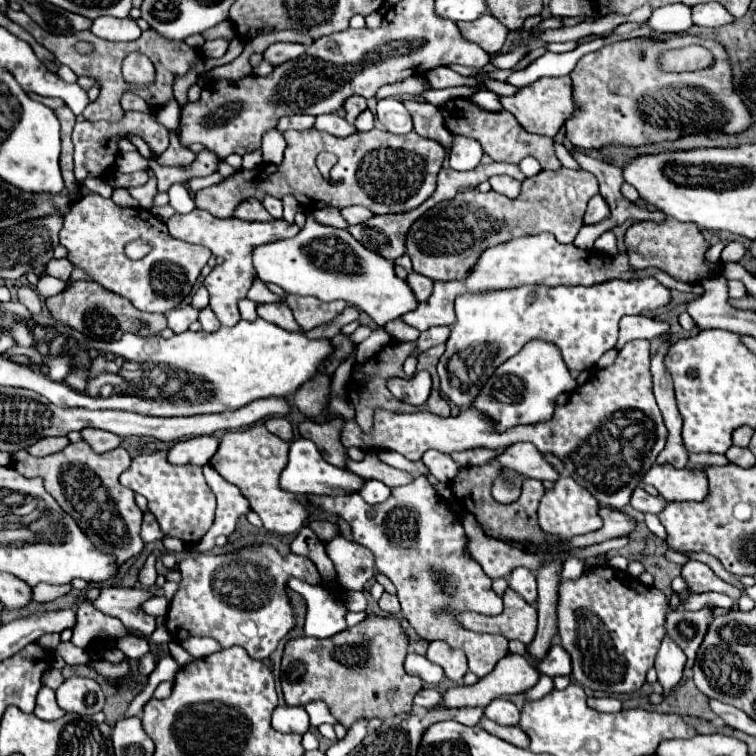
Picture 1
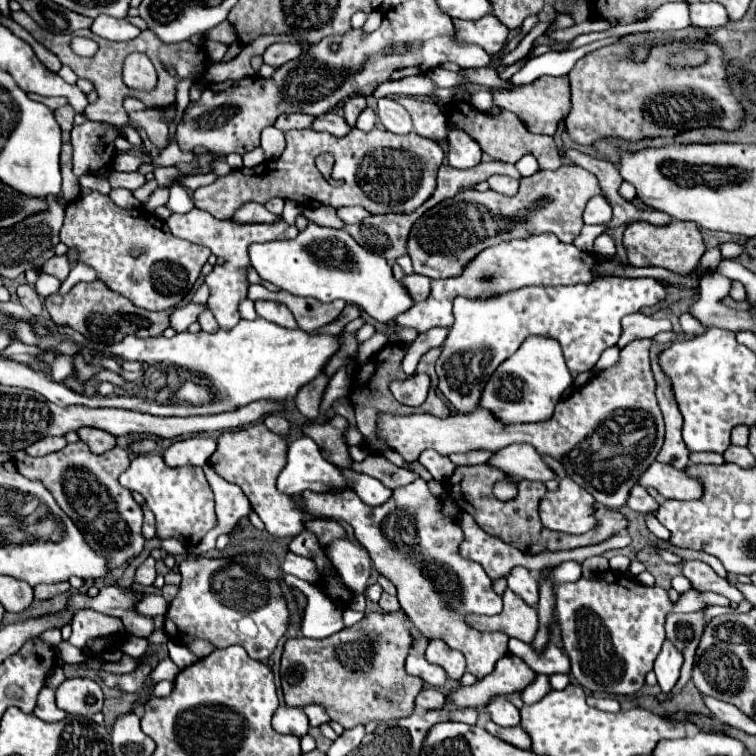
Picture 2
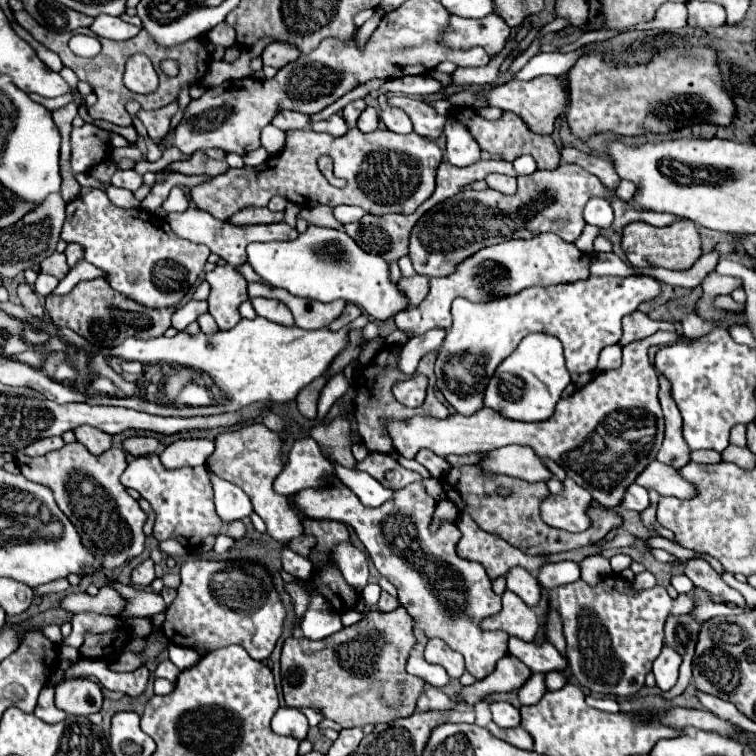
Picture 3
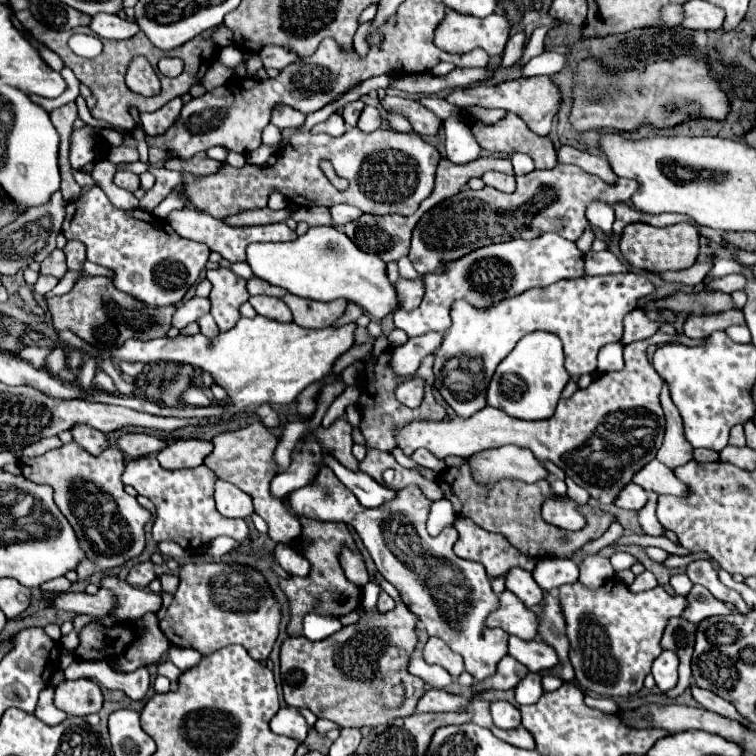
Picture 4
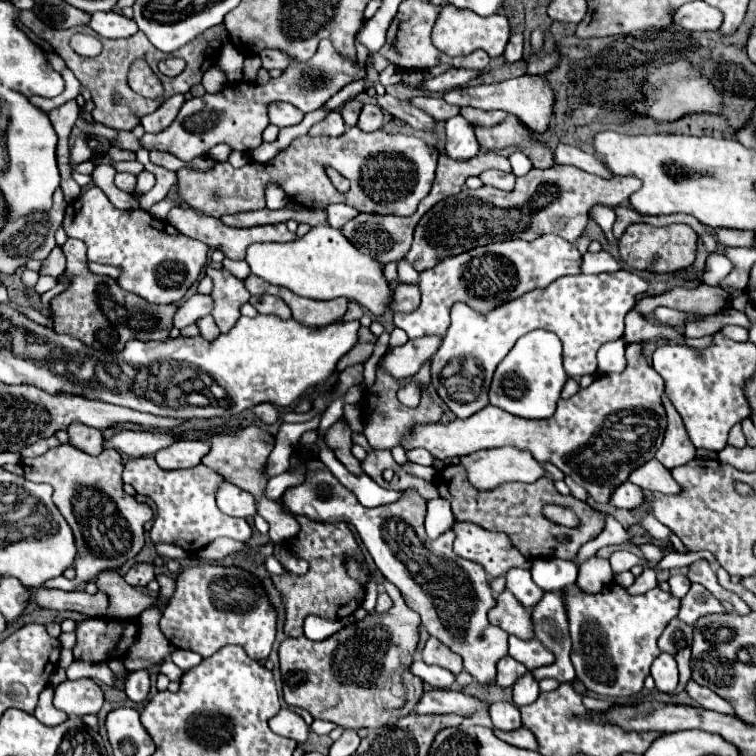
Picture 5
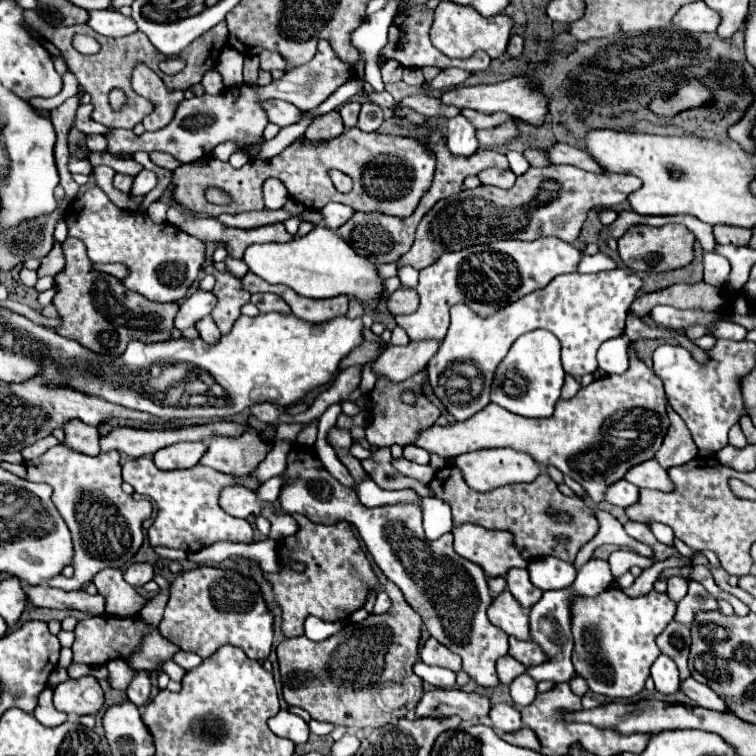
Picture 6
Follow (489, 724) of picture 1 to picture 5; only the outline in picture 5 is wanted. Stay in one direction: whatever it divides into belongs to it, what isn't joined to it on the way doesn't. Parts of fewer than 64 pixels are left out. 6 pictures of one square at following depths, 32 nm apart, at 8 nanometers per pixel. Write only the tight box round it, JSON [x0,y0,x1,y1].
[494,728,538,750]

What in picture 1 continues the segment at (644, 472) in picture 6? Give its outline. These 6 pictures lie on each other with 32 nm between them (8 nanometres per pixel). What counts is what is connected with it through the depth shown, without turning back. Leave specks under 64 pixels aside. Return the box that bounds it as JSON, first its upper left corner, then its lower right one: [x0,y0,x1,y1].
[642,464,708,500]

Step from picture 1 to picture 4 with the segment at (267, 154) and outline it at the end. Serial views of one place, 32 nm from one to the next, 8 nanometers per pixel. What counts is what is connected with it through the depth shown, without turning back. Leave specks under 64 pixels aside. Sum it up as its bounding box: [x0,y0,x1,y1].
[262,124,280,146]

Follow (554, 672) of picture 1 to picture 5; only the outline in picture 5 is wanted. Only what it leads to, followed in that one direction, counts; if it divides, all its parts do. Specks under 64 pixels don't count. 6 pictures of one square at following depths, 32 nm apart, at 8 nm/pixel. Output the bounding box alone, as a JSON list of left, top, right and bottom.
[508,636,554,670]

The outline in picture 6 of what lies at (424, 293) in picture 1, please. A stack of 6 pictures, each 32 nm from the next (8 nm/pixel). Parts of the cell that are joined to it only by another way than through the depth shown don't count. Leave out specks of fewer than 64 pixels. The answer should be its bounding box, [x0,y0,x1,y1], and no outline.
[388,288,418,316]

